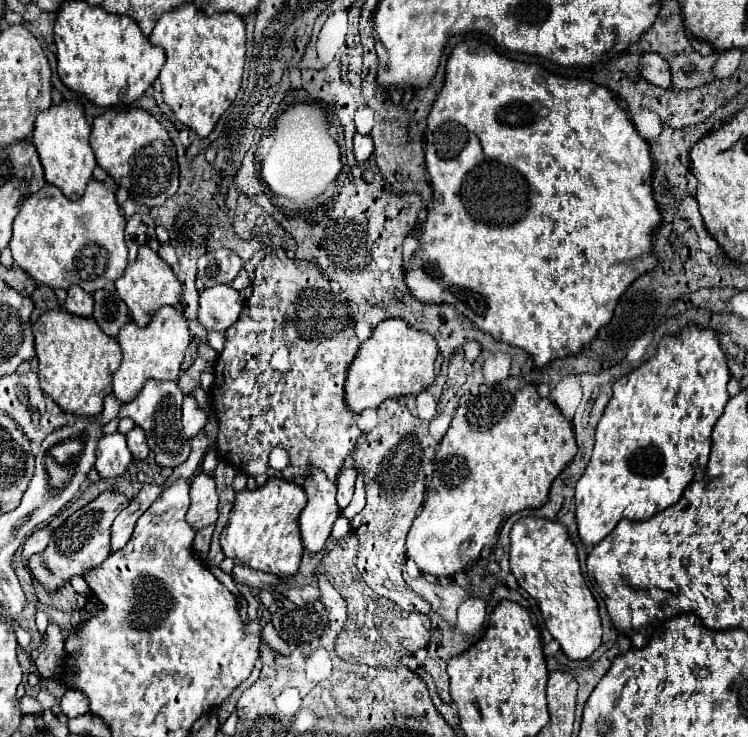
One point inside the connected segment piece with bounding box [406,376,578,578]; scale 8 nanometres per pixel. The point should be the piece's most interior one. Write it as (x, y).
(505, 446)

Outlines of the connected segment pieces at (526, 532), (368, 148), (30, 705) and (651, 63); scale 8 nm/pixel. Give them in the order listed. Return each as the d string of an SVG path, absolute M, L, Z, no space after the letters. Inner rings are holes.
M538 518L518 520L510 530L510 570L516 576L518 584L538 602L548 632L554 636L554 640L560 642L562 652L570 660L586 660L602 644L602 640L600 640L602 626L600 626L600 616L598 616L598 604L584 582L576 548L570 542L564 526L560 526L558 522L544 522Z
M354 134L354 156L356 162L368 162L370 156L374 152L374 144L370 136L362 136L362 134Z
M28 694L20 700L20 708L22 708L22 714L42 714L42 708L40 708L38 700L28 696Z
M644 52L640 58L640 74L650 84L670 88L670 66L656 52Z

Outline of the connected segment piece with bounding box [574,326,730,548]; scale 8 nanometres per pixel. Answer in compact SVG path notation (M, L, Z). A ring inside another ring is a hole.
M688 326L682 330L682 334L664 338L658 344L654 358L646 360L634 372L622 376L614 384L614 396L610 398L596 428L596 446L592 458L576 484L576 524L584 546L596 546L622 518L634 522L648 520L680 500L686 486L700 472L704 472L708 464L710 434L728 402L728 380L730 374L726 356L720 350L716 332L710 328L702 330Z

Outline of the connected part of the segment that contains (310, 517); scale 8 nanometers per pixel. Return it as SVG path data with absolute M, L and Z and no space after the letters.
M320 470L306 478L304 490L308 504L300 514L300 534L304 550L314 556L322 552L332 524L340 516L340 508L336 504L336 484L332 484L326 474L320 474Z

